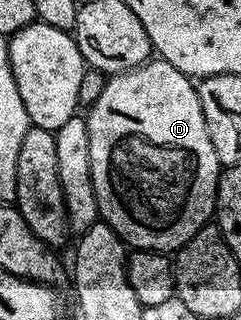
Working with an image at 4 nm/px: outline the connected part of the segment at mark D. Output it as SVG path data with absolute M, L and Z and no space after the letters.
M148 59L136 69L129 69L124 73L117 73L107 77L105 87L95 97L95 101L86 110L85 120L89 131L89 171L93 175L93 191L97 195L99 216L117 231L117 235L128 246L139 251L178 251L182 249L193 235L197 235L212 220L215 212L215 196L219 190L221 166L217 153L213 149L209 127L206 126L205 113L202 111L201 99L193 84L192 78L186 77L177 67L162 59Z

